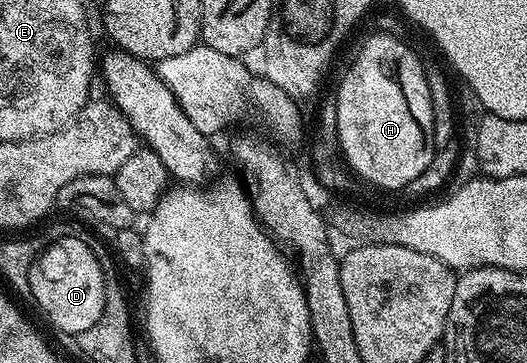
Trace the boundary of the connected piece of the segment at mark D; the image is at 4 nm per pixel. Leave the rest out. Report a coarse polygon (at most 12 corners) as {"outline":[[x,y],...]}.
{"outline":[[81,237],[30,267],[32,304],[61,333],[95,327],[105,279]]}

